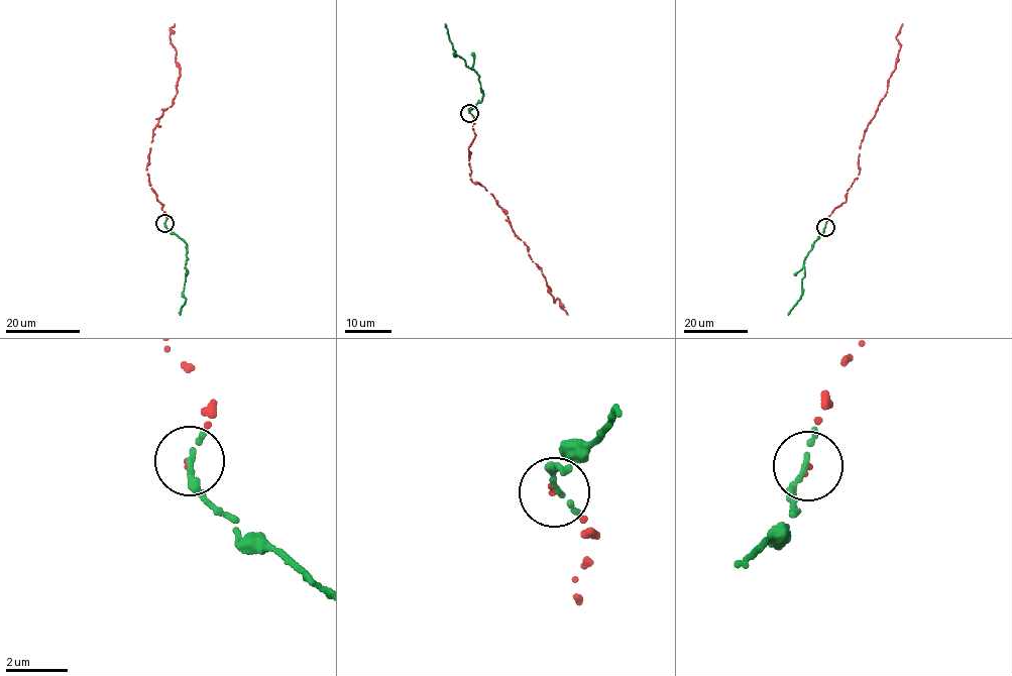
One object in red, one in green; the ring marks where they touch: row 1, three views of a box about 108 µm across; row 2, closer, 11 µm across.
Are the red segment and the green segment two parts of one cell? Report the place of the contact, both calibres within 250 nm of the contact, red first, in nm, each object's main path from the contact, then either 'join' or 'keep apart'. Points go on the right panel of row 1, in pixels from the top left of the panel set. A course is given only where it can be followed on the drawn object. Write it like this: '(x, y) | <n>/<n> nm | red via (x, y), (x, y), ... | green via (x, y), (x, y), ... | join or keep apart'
(825, 227) | 90/240 nm | red via (825, 227), (858, 178), (863, 136), (887, 92), (900, 49), (896, 36), (902, 24) | green via (824, 227), (805, 257), (802, 295), (788, 314) | join

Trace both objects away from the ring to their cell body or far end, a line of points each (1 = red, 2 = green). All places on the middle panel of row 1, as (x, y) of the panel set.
1: (469, 113), (475, 119), (468, 150), (470, 180), (485, 188), (506, 214), (567, 315)
2: (469, 112), (483, 94), (478, 76), (454, 53), (445, 24)

